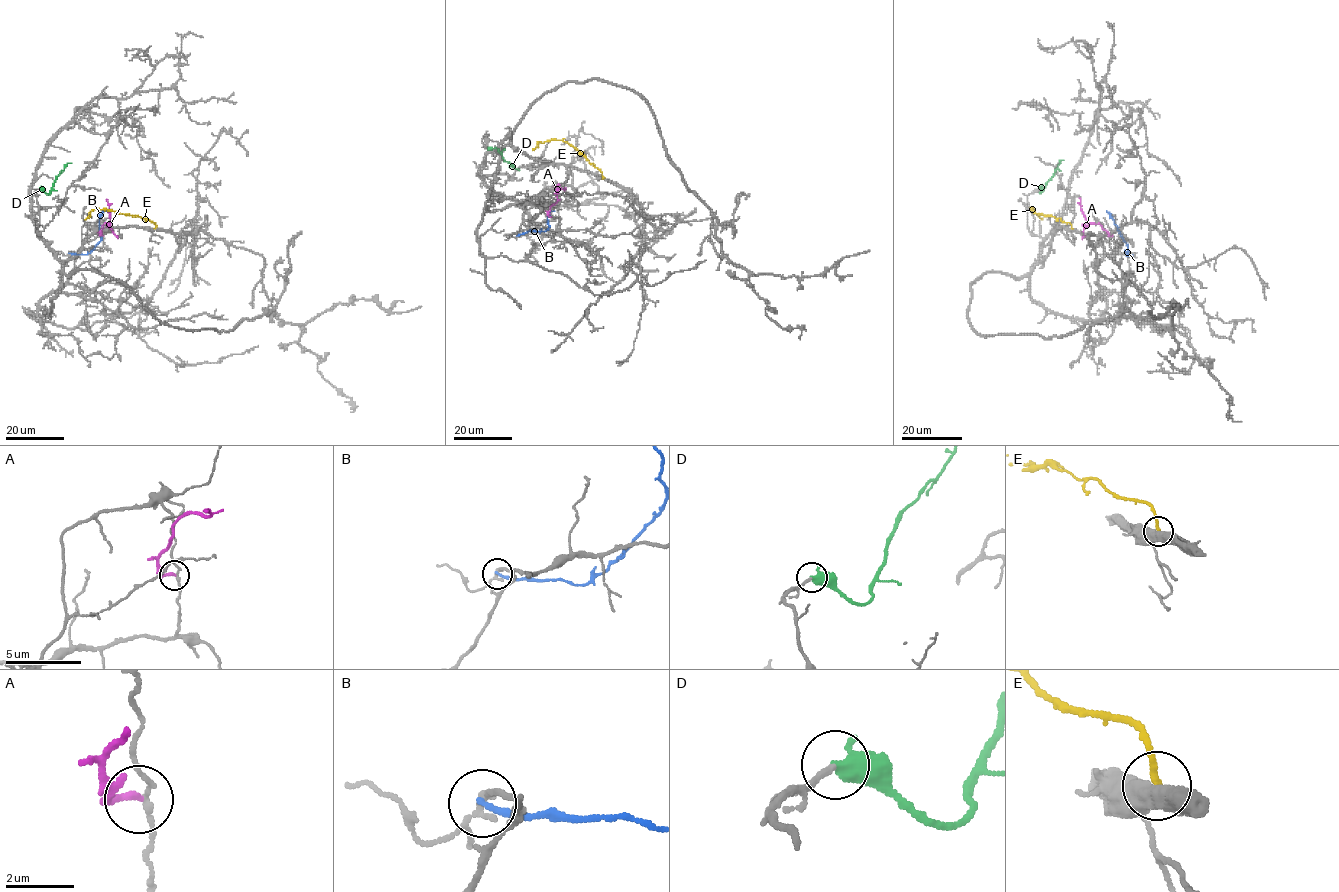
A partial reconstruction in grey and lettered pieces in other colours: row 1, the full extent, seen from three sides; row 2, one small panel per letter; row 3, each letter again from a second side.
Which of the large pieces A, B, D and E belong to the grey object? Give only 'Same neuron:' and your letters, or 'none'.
Same neuron: D

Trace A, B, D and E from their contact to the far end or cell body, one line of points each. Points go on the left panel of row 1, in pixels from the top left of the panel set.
A: (103, 235), (100, 235), (102, 226), (110, 222), (106, 199)
B: (69, 252), (87, 254), (94, 248), (101, 238), (99, 215), (106, 211)
D: (39, 189), (49, 194), (55, 178), (71, 163)
E: (155, 228), (155, 224), (146, 218), (114, 211), (92, 210), (84, 219)

